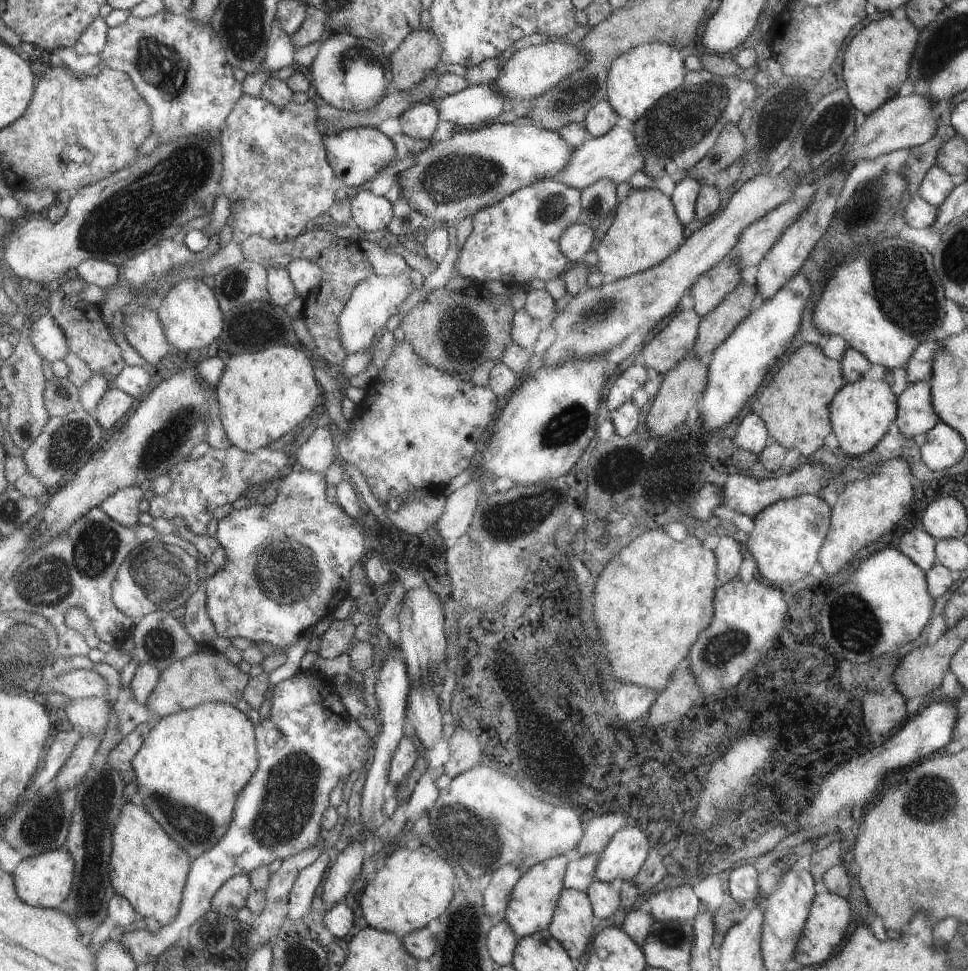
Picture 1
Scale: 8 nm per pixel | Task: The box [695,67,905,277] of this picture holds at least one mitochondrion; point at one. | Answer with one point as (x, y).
(873, 206)

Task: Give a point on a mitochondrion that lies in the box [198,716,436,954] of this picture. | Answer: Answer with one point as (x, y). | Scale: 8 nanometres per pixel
(290, 787)

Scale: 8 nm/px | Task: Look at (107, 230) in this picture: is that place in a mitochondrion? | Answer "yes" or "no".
yes

